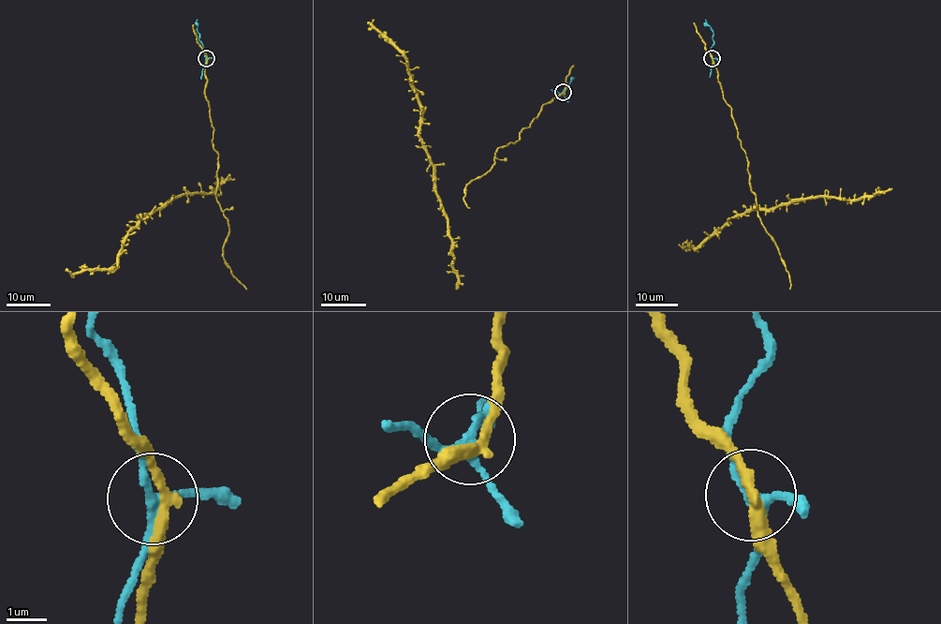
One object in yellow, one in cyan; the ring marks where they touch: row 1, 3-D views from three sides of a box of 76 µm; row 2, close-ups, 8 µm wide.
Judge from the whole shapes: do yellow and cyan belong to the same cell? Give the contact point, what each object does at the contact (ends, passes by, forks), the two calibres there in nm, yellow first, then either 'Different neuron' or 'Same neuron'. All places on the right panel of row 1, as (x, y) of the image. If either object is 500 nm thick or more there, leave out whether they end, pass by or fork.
Place: (712, 58). At the ring yellow passes by. At the ring cyan forks. Thickness 280 nm (yellow) against 220 nm. Different neuron

